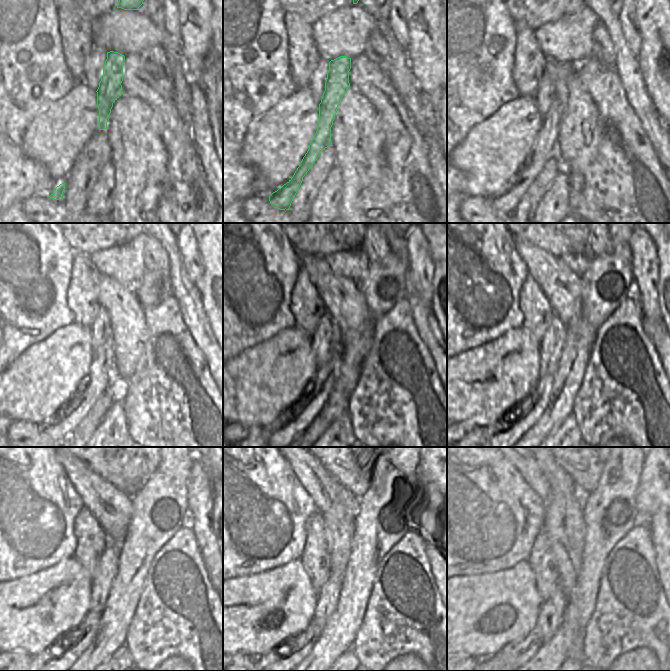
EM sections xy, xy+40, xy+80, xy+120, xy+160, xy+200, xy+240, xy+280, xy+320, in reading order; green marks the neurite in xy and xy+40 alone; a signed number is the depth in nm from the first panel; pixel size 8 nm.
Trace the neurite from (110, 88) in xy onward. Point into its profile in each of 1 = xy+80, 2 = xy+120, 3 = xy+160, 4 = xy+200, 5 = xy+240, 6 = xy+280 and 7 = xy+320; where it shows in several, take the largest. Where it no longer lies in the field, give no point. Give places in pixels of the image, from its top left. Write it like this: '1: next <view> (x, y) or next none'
1: next xy+80 (545, 147)
2: next xy+120 (101, 372)
3: next xy+160 (296, 420)
4: next xy+200 (516, 426)
5: next xy+240 (71, 650)
6: next xy+280 (300, 649)
7: next xy+320 (524, 650)

